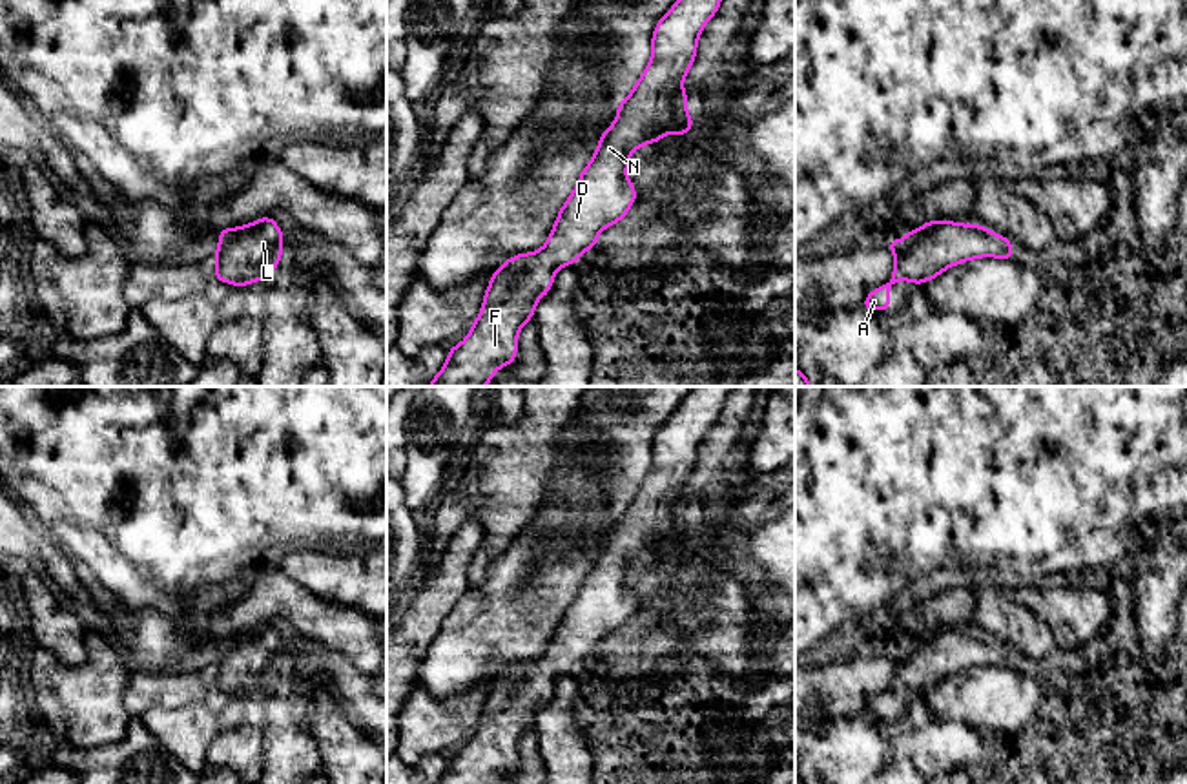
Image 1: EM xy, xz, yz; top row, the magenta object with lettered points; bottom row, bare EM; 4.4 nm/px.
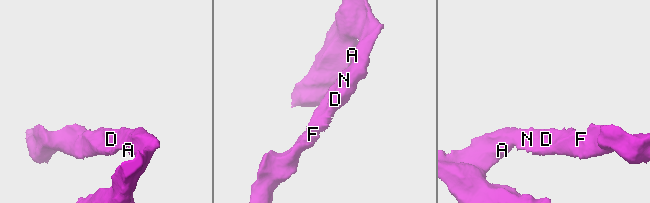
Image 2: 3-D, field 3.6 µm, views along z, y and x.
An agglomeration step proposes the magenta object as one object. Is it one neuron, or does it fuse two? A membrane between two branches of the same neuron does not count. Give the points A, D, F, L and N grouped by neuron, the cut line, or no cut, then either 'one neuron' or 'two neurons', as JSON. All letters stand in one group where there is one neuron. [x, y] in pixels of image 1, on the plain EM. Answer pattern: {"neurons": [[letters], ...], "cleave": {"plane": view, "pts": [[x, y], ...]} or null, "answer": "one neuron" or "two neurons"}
{"neurons": [["A", "D", "F", "L", "N"]], "cleave": null, "answer": "one neuron"}

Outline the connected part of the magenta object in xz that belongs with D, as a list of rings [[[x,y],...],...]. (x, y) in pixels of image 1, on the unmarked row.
[[[695,387],[673,416],[656,430],[651,447],[651,467],[631,501],[618,512],[614,531],[602,540],[594,563],[582,578],[578,593],[558,620],[547,651],[527,662],[509,665],[492,684],[483,704],[481,718],[469,744],[449,757],[447,769],[436,784],[494,784],[512,773],[521,735],[534,727],[536,711],[552,696],[562,675],[580,665],[598,651],[602,638],[627,625],[638,607],[627,587],[631,562],[645,552],[656,552],[667,542],[689,543],[693,536],[686,511],[684,487],[697,467],[697,452],[704,434],[715,425],[722,405],[735,387]]]

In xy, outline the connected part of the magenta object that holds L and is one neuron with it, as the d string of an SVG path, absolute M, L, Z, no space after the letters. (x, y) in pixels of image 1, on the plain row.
M270 624L239 636L222 636L217 645L217 689L248 695L268 687L281 671L284 644Z

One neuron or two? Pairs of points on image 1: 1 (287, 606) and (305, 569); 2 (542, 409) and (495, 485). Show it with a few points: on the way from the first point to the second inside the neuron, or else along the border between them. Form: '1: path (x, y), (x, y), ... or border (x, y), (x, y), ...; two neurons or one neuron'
1: border (278, 567), (321, 598), (336, 604); two neurons
2: path (540, 427), (533, 445), (511, 467); one neuron

